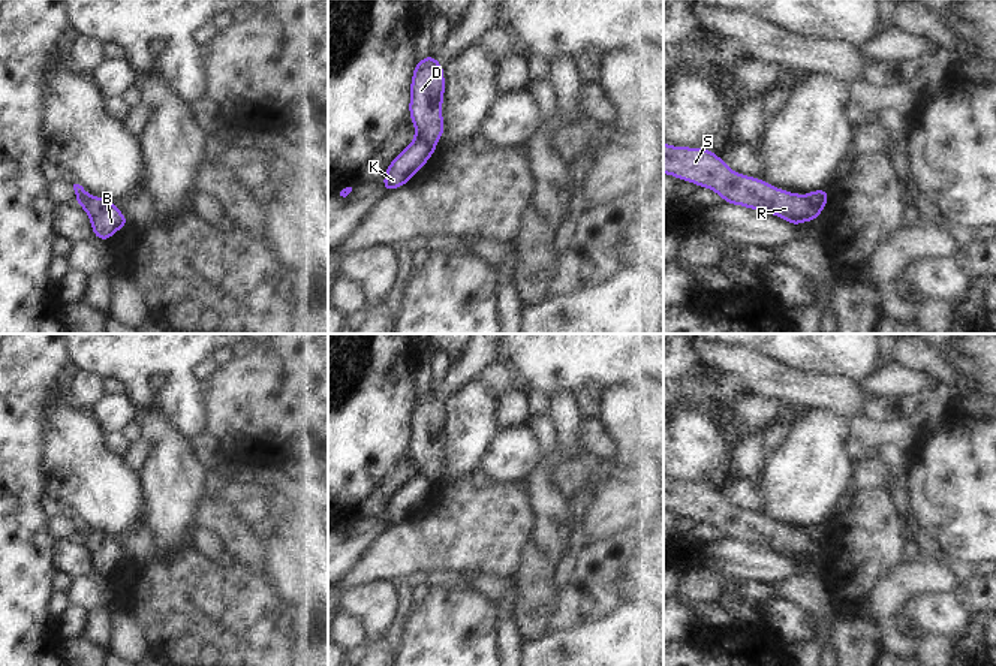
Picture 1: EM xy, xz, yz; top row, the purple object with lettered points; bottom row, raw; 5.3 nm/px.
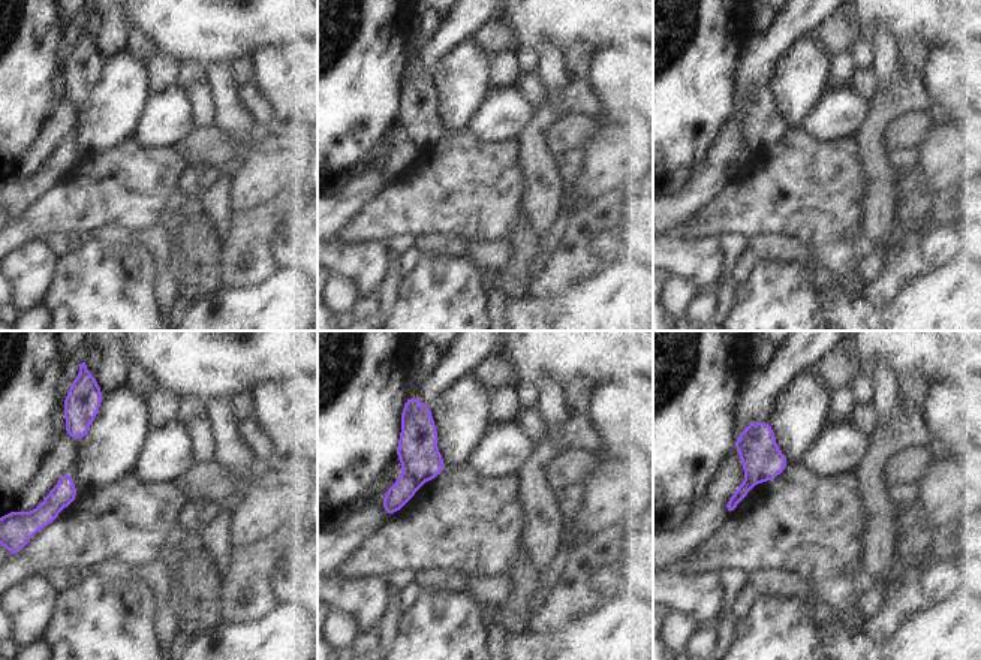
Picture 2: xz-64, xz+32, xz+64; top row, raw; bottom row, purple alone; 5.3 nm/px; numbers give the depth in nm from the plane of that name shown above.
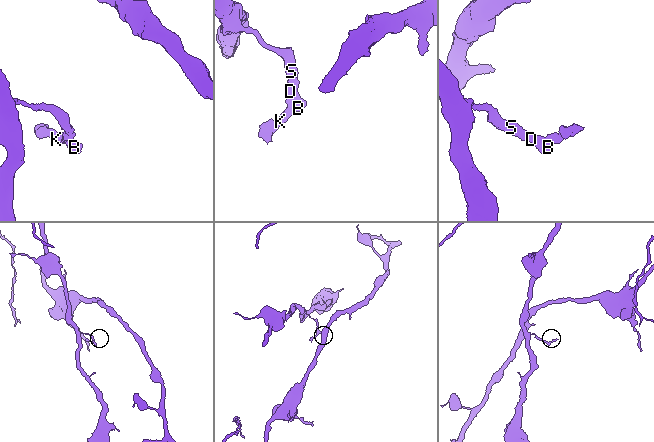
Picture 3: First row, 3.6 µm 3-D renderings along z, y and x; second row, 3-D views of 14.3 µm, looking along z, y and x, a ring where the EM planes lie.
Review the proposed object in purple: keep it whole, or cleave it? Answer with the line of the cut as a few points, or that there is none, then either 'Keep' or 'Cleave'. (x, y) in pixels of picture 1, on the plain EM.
Split along xz (415, 472), (435, 484). Cleave

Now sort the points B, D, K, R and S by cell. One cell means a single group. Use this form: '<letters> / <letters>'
B D R S / K

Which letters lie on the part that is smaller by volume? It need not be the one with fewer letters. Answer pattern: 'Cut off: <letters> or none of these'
Cut off: K

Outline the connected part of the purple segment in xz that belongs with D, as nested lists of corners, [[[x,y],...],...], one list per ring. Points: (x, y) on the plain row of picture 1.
[[[433,389],[416,397],[409,430],[409,452],[415,461],[415,473],[436,483],[445,468],[442,450],[445,409],[443,400]]]

